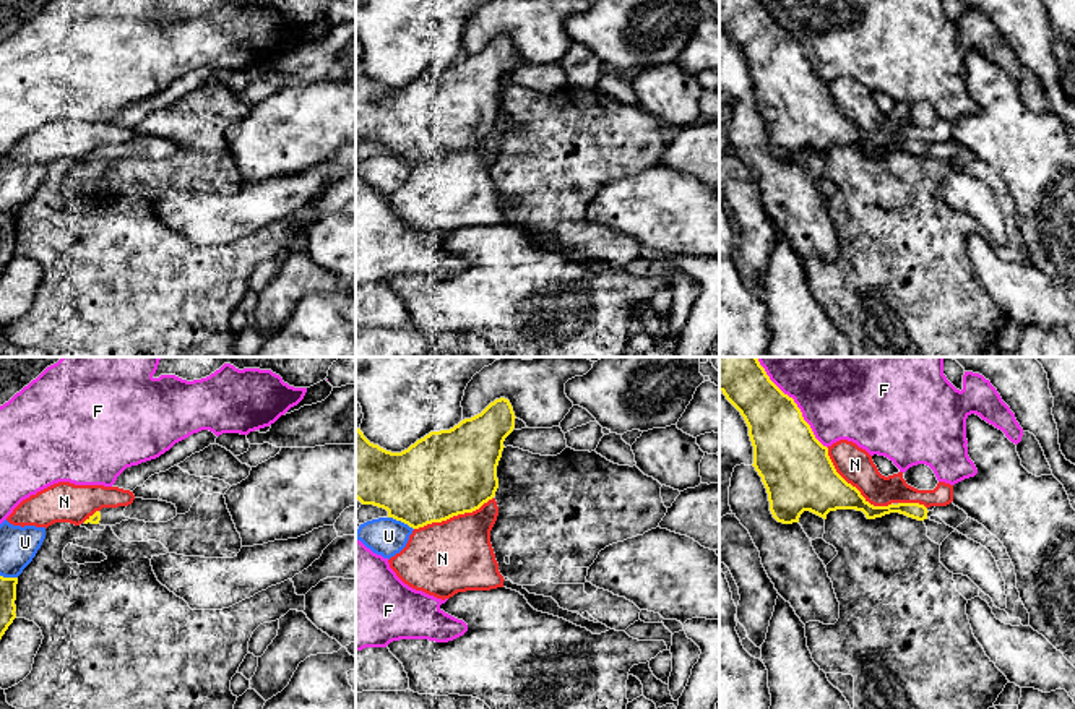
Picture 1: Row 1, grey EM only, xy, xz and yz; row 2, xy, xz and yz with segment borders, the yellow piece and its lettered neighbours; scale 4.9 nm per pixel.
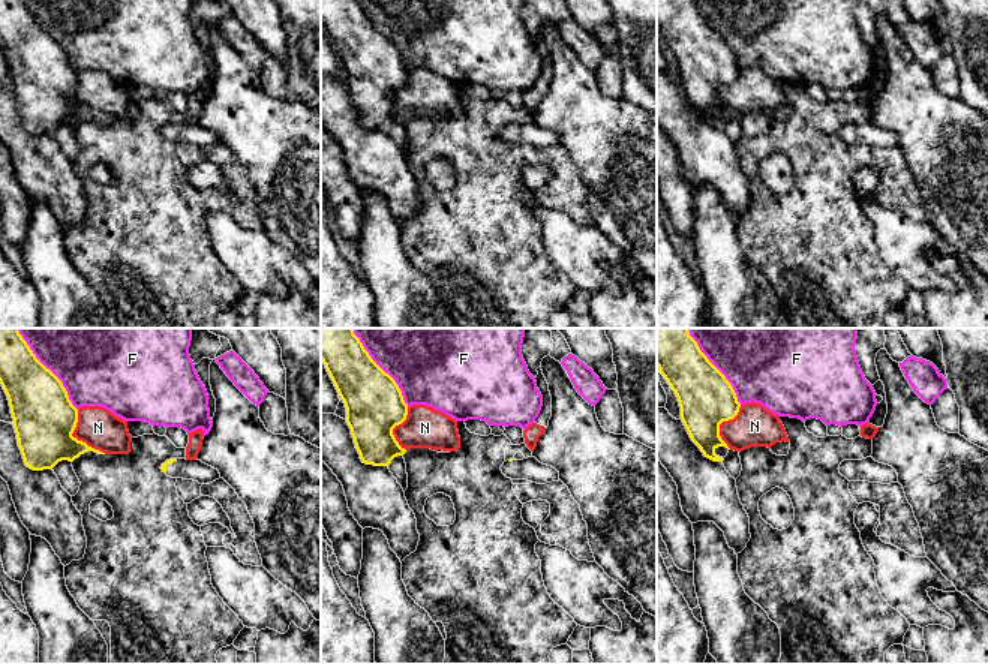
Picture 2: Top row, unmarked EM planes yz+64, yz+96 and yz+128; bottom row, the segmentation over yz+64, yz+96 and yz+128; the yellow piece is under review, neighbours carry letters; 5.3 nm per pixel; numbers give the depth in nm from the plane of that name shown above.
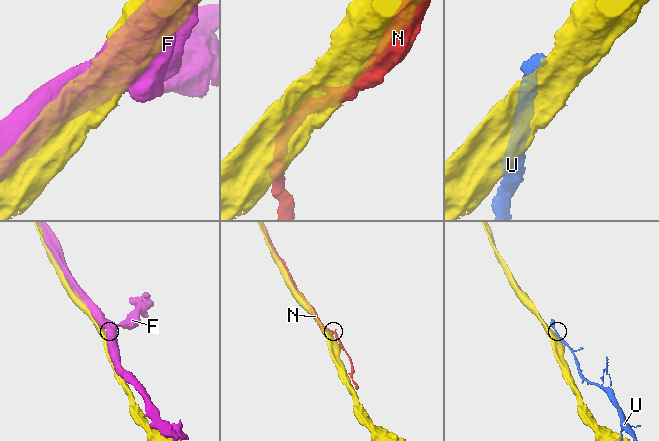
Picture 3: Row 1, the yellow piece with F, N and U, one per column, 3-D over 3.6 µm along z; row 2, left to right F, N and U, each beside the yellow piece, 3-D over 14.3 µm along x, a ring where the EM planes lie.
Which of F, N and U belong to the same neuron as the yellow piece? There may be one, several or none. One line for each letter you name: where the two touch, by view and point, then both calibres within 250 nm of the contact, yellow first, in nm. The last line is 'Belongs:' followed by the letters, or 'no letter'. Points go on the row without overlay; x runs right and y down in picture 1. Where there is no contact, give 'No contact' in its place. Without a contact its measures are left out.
Belongs: no letter

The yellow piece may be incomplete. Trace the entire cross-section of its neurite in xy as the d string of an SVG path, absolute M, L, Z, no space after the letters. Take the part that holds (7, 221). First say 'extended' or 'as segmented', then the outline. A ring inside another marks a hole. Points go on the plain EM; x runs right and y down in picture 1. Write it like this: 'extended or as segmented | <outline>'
as segmented | M0 213L0 276L16 255L16 221L18 214Z

